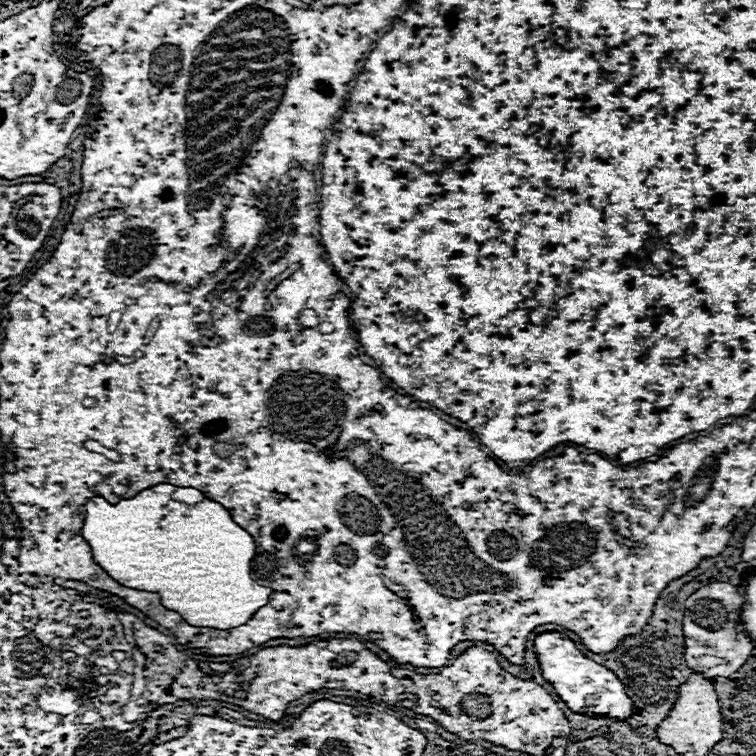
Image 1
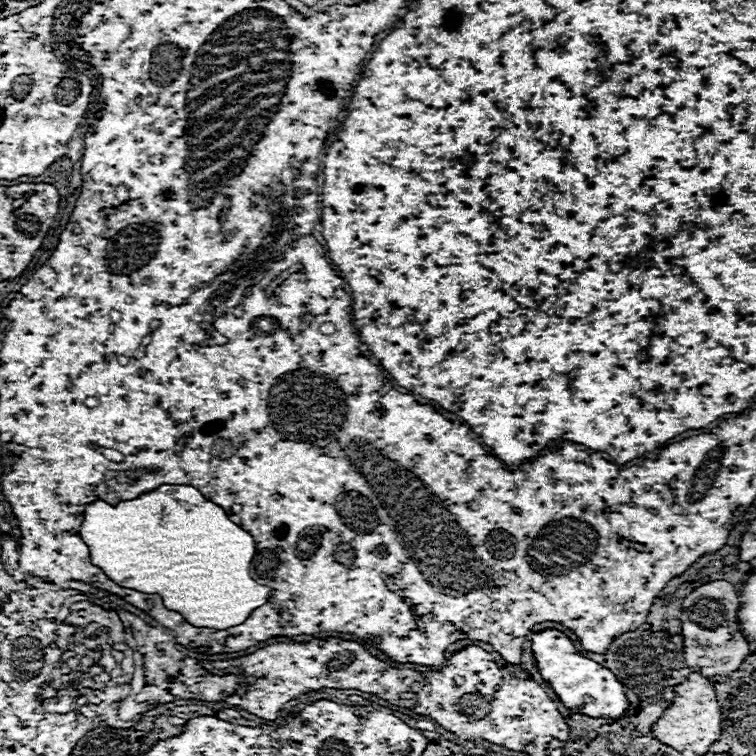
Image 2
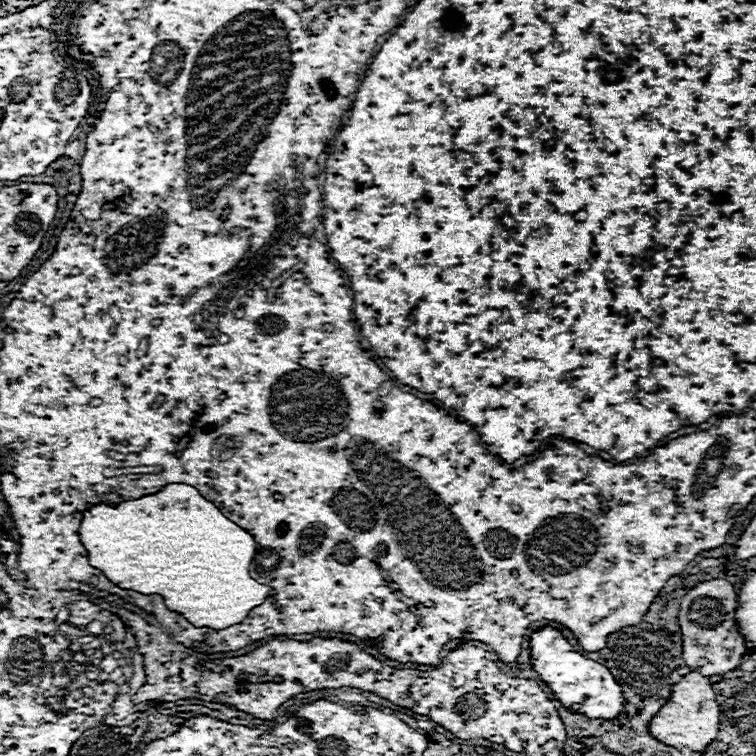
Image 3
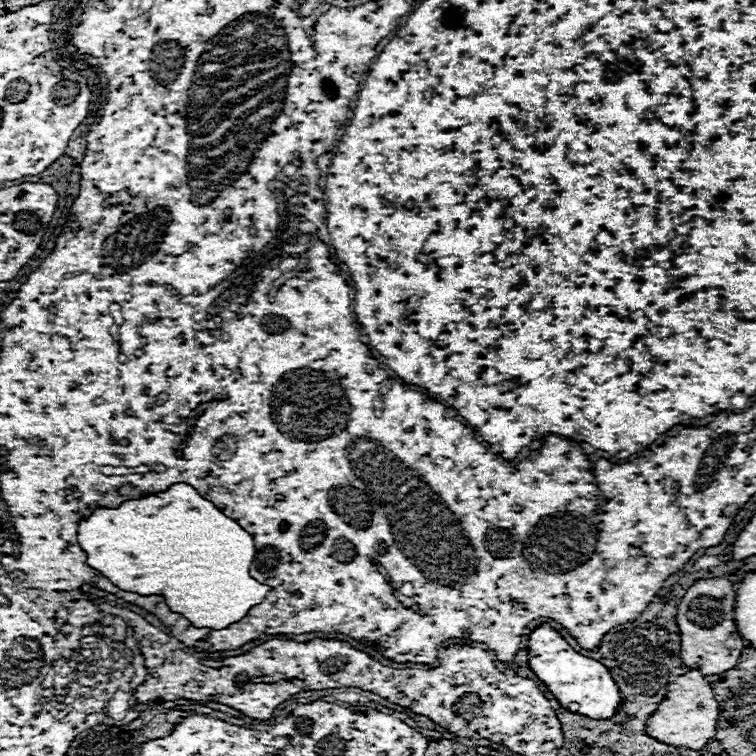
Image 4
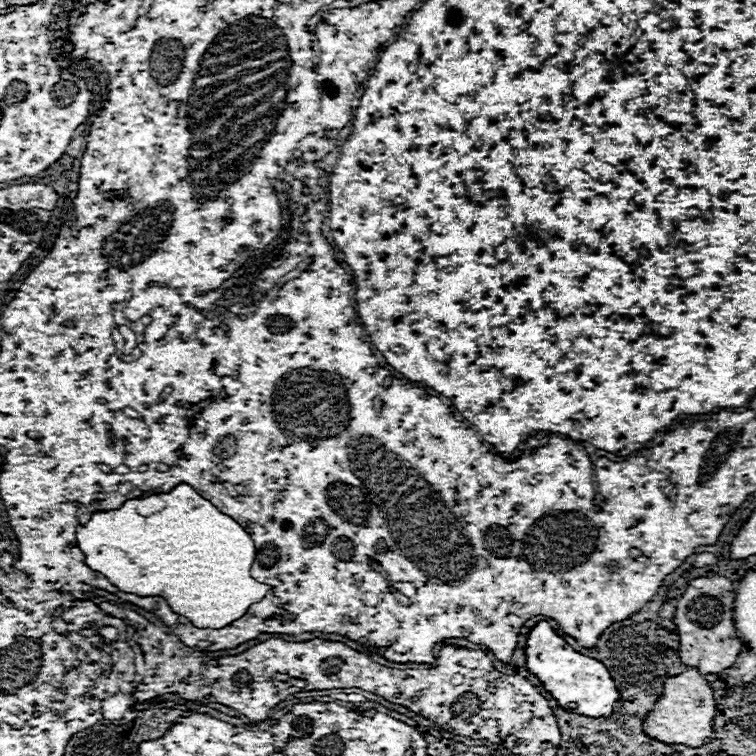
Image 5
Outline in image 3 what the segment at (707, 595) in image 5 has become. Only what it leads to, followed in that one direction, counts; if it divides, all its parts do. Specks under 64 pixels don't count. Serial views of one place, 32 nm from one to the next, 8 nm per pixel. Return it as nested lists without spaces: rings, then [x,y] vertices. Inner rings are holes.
[[[714,578],[696,584],[688,590],[688,594],[680,602],[680,634],[682,634],[682,660],[688,668],[698,670],[702,676],[714,676],[734,670],[744,652],[746,640],[738,632],[738,624],[734,618],[738,604],[738,596],[734,586],[724,578]]]

